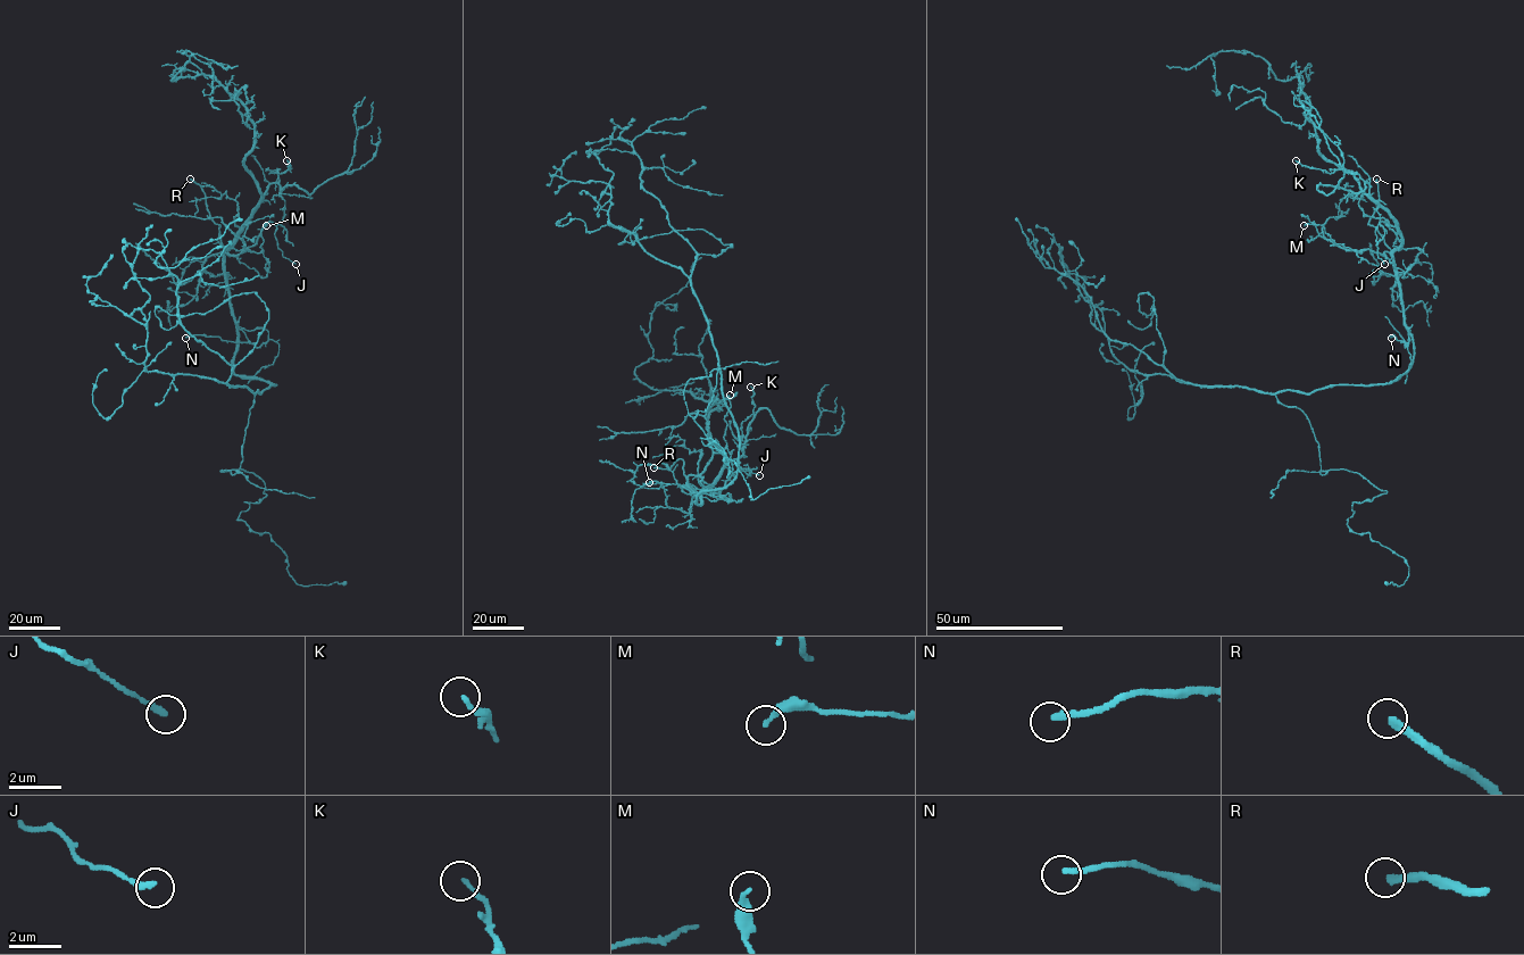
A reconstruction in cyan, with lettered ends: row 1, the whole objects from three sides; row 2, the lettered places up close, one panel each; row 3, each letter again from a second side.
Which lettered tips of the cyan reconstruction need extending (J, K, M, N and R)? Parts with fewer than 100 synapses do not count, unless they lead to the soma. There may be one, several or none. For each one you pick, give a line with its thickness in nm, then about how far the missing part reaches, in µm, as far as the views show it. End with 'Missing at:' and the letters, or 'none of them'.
R: Thickness 240 nm. Missing length about 100 µm
Missing at: R

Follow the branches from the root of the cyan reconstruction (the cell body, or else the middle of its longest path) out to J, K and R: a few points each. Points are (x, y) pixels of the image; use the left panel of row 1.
J: (247, 376), (233, 372), (236, 326), (225, 252), (252, 246), (271, 221), (276, 225), (282, 256), (296, 264)
K: (247, 376), (233, 372), (236, 326), (225, 252), (266, 189), (279, 181), (277, 169), (290, 169), (286, 160)
R: (247, 376), (233, 372), (236, 326), (221, 225), (208, 213), (202, 189), (190, 179)

